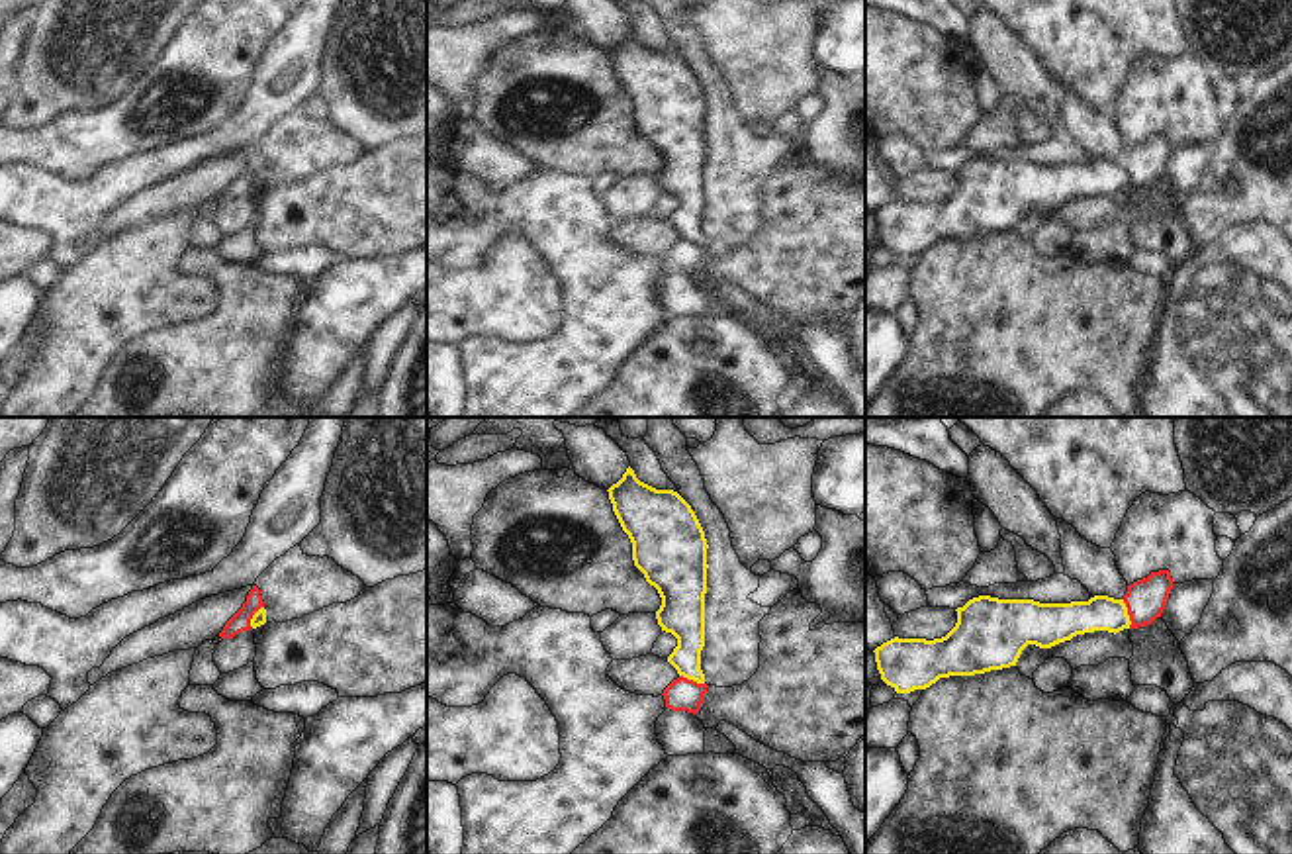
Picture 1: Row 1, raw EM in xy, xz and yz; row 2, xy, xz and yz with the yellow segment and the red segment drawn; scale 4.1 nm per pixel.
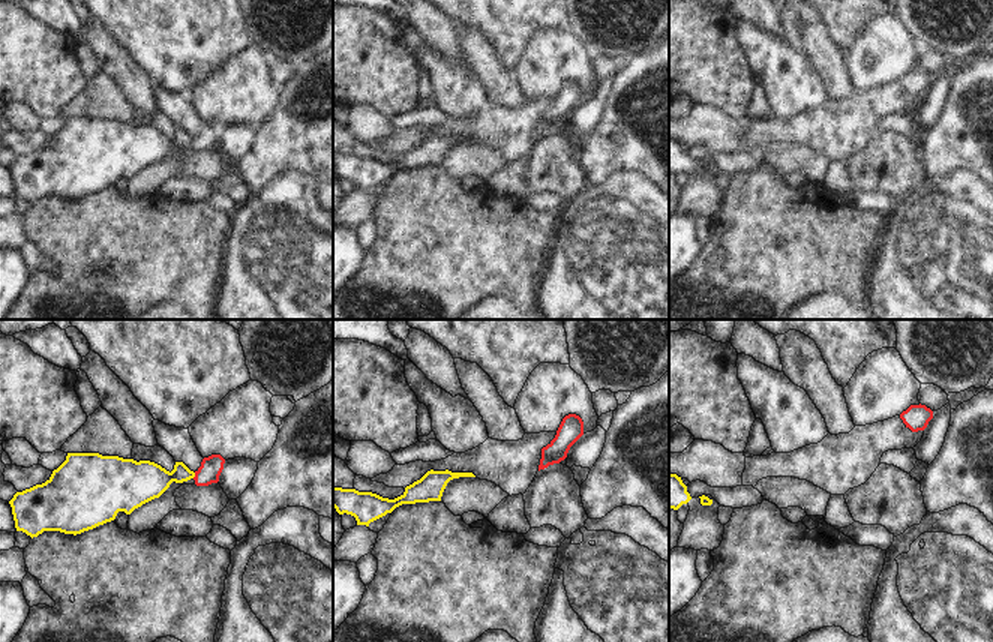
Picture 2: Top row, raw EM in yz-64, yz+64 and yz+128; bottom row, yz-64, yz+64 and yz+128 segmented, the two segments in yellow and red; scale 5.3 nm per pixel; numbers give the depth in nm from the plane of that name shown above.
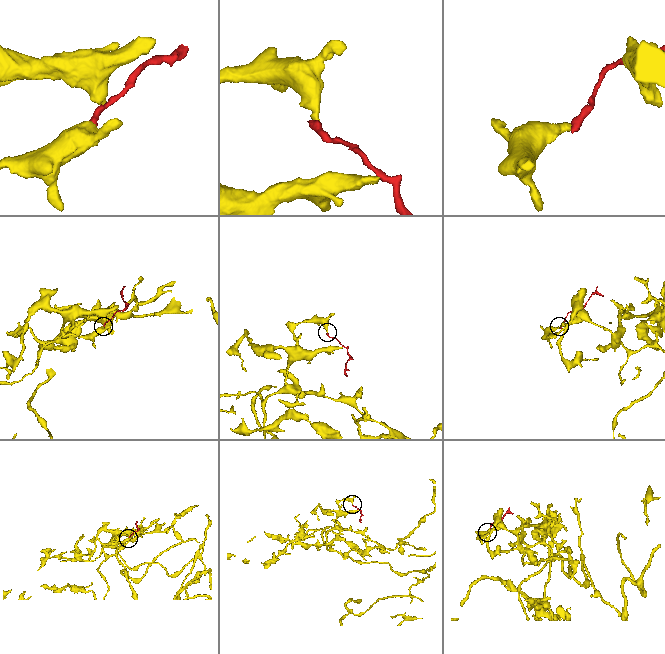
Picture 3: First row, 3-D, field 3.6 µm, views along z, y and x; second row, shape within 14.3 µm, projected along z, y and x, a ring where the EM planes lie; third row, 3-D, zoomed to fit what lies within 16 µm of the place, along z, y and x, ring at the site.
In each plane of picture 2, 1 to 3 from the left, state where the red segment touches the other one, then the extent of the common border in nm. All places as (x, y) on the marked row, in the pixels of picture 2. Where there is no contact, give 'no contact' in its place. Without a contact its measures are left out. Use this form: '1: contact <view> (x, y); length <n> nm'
1: contact yz-64 (194, 476); length 40 nm
2: no contact
3: no contact

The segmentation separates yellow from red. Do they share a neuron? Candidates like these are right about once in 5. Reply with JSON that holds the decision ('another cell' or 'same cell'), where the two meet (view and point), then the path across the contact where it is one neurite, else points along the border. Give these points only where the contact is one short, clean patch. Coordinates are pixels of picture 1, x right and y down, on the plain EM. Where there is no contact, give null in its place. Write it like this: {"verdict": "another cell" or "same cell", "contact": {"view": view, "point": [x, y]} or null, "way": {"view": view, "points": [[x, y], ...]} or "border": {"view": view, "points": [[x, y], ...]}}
{"verdict": "another cell", "contact": {"view": "yz", "point": [1126, 175]}, "border": {"view": "yz", "points": [[1122, 161], [1130, 189]]}}

